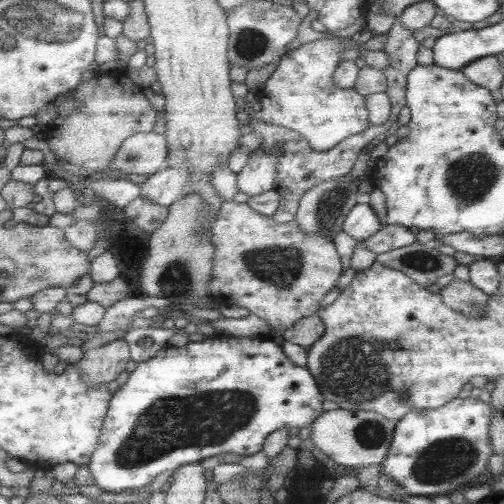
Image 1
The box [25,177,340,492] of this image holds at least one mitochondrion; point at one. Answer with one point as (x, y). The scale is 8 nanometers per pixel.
(210, 419)

